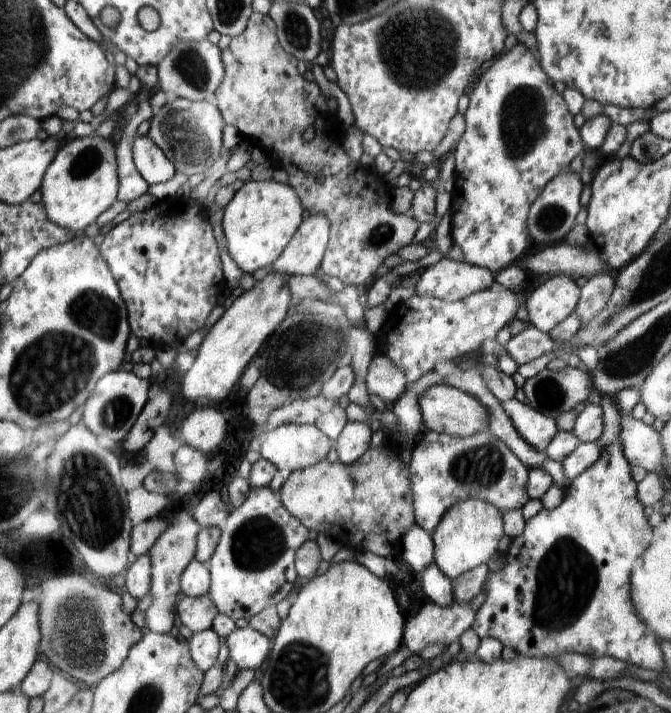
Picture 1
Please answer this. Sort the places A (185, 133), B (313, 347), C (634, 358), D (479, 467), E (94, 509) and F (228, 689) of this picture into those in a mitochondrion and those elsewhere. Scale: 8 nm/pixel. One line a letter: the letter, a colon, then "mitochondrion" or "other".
A: mitochondrion
B: mitochondrion
C: mitochondrion
D: mitochondrion
E: mitochondrion
F: other

